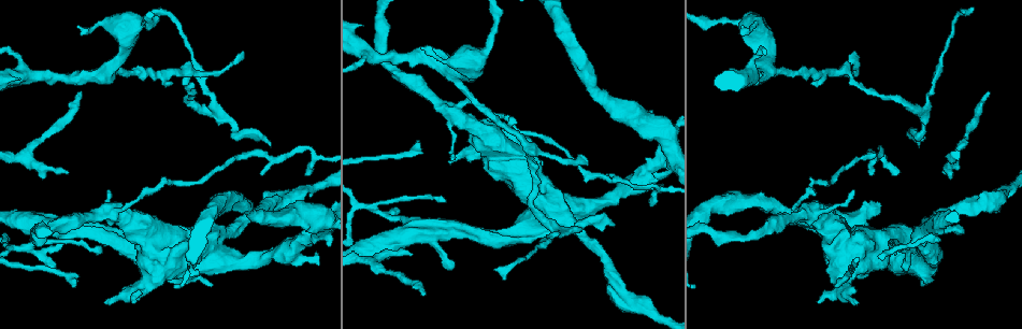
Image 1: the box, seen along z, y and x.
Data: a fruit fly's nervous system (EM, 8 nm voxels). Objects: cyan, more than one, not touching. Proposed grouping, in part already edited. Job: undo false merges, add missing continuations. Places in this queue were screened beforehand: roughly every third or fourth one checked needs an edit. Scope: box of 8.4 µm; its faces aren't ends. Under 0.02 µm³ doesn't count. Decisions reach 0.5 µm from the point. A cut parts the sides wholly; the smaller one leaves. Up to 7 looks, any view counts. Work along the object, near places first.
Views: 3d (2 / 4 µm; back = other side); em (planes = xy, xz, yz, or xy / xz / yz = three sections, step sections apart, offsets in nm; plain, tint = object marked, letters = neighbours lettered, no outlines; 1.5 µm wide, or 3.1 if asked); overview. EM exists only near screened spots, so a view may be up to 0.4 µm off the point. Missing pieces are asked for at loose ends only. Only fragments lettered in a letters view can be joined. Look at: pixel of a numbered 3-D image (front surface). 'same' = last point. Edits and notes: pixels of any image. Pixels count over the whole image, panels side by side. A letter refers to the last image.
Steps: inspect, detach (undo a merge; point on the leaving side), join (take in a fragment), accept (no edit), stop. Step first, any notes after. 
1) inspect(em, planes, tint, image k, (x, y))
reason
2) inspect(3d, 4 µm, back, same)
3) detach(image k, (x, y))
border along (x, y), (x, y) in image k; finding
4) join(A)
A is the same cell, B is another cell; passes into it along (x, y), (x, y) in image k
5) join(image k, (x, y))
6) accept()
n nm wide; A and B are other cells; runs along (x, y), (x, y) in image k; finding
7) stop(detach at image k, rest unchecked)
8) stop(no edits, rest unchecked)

inspect(em, xy, step 4, letters, image 1, (899, 248))

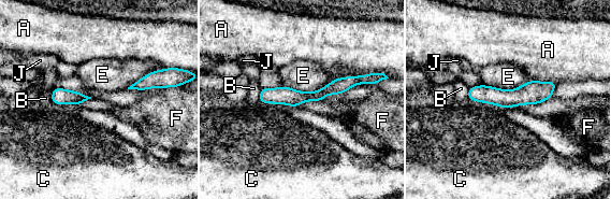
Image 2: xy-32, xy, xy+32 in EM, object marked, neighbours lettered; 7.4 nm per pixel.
accept()
A, B, C, E, F and J are other cells; runs along (363, 80), (319, 96), (262, 99) in image 2; one neuron here

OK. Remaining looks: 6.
inspect(3d, 4 µm, image 1, (967, 133))

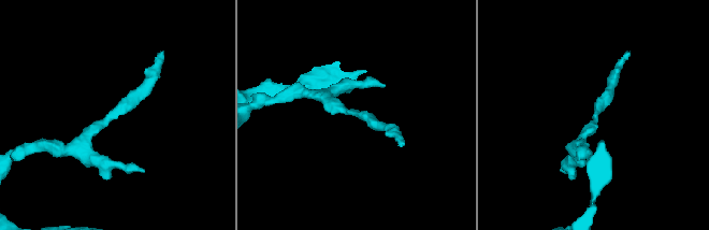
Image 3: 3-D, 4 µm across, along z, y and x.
inspect(em, planes, letters, image 3, (356, 111))
now the EM

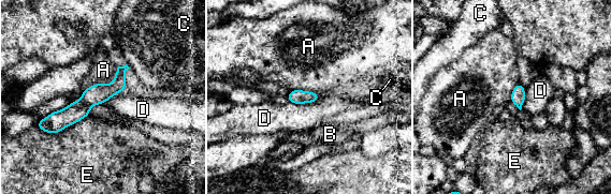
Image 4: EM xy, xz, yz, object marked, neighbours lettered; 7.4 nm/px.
accept()
110 nm wide; E touches over 420 nm; A, B, C, D and E are other cells; continuous, no second neuron

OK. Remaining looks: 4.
inspect(em, planes, letters, image 1, (421, 48))
thin end

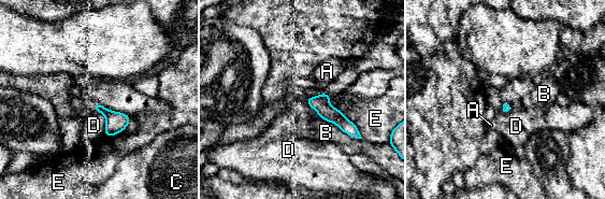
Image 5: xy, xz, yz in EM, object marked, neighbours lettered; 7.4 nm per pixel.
accept()
E touches over 280 nm; A, B, C, D and E are other cells; border along (91, 107), (105, 117), (105, 134) in image 5; none of them fits

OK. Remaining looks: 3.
stop(no edits, rest unchecked)

